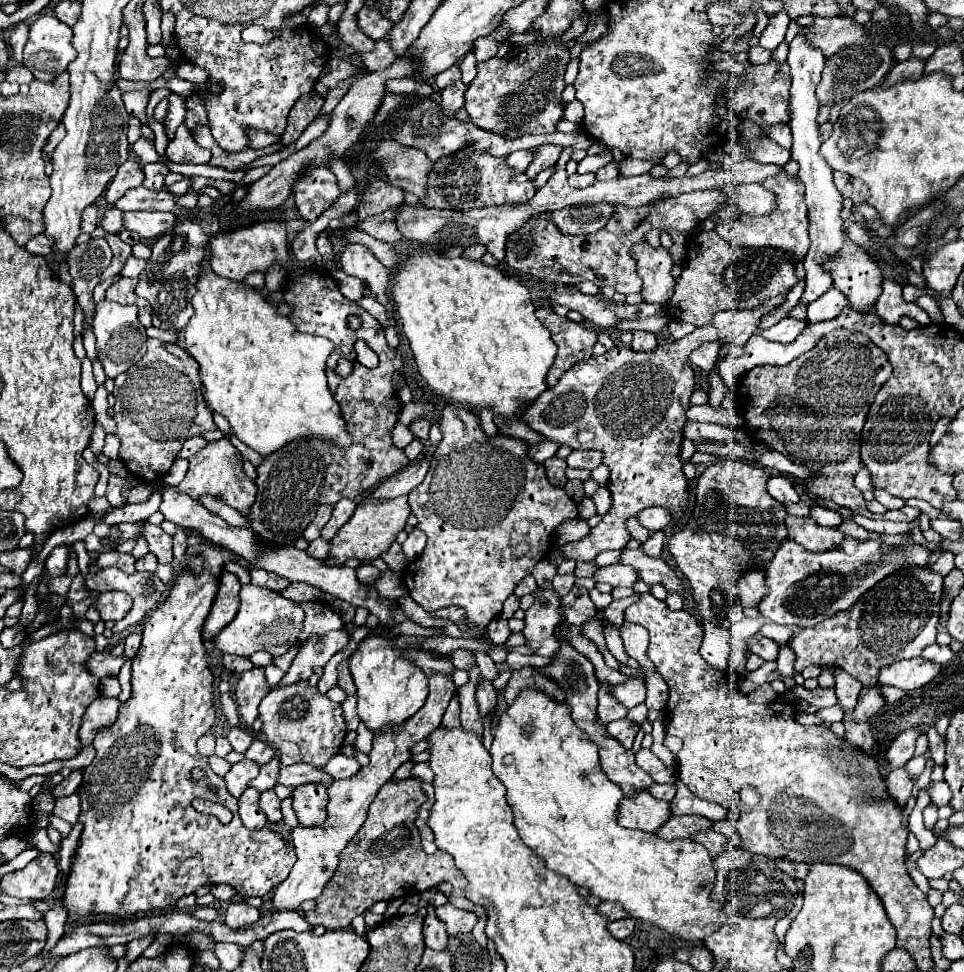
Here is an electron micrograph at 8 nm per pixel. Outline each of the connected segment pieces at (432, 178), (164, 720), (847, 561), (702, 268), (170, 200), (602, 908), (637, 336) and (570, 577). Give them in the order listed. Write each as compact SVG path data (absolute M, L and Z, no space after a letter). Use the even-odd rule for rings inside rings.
M462 147L462 151L434 161L426 183L426 199L420 199L420 205L450 211L470 211L476 207L526 203L534 197L534 191L536 187L528 181L526 173L508 167L506 157L494 159L492 155L486 155L486 151L480 153L472 147Z
M188 529L186 535L188 555L204 557L202 571L194 573L190 567L184 567L182 573L178 573L168 599L144 623L142 645L132 659L132 695L120 707L116 723L108 729L102 729L94 737L96 757L92 765L84 769L84 777L78 787L78 795L82 799L80 823L84 823L84 831L62 899L70 921L92 913L130 917L136 913L166 909L180 897L194 893L198 887L218 883L236 887L242 897L264 897L278 887L282 879L286 879L296 859L294 845L284 843L282 837L278 837L270 827L264 827L262 831L250 831L242 825L236 799L226 791L224 777L212 773L208 759L196 749L196 741L212 727L216 719L212 703L214 675L200 633L214 603L216 587L220 583L218 577L222 575L224 565L238 561L240 557L228 549L212 545L194 529ZM194 767L206 771L202 781L192 781L190 771ZM196 797L220 801L234 813L234 819L228 825L222 825L212 815L196 813L192 807L192 799Z
M872 533L870 539L854 543L852 557L814 557L810 551L798 547L794 541L786 541L776 551L774 559L766 565L766 587L770 589L768 597L758 605L758 611L774 623L780 625L798 625L798 627L814 627L828 619L830 615L836 615L838 611L850 609L858 597L868 591L868 587L874 587L878 581L882 581L886 575L892 575L894 571L900 571L902 567L930 567L930 549L922 543L916 543L912 537L904 535L876 535Z
M700 231L688 249L688 263L676 281L674 295L666 303L666 313L672 319L692 323L696 327L708 325L712 315L726 309L754 309L778 293L788 293L798 283L794 275L794 261L784 251L774 249L734 249L716 231Z
M136 187L126 191L126 195L122 195L122 199L114 203L114 207L118 207L120 211L170 211L178 217L186 217L190 211L180 209L174 199L176 195L168 191L150 191L146 187Z
M610 901L600 903L600 905L598 905L598 913L606 915L610 921L618 921L618 919L626 919L626 917L630 917L628 911L626 911L622 905L618 905L618 903L610 903Z
M634 331L634 337L632 337L632 349L634 351L652 351L656 349L658 341L654 337L654 333L648 333L648 331Z
M568 573L568 575L556 575L552 583L554 583L554 589L556 589L558 595L566 595L572 589L574 581L576 581L576 575Z

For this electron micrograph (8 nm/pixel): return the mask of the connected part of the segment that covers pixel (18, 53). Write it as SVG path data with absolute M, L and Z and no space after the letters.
M20 23L20 25L16 25L16 27L12 29L10 41L8 41L10 51L12 51L12 59L14 59L18 65L22 65L22 51L24 51L26 41L28 41L28 25L26 25L26 23Z

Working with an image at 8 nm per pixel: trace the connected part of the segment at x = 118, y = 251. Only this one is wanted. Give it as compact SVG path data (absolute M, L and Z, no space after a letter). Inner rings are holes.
M106 233L104 239L108 239L108 245L110 245L114 257L112 257L112 263L104 269L102 281L104 281L104 279L110 279L110 277L114 277L114 275L118 275L120 269L122 269L122 265L124 265L124 261L132 255L132 247L126 245L126 243L118 237L118 233Z

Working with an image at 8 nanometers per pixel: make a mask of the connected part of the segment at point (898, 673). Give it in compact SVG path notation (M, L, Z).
M914 657L908 661L896 661L888 667L882 667L878 675L878 683L912 691L930 683L940 671L942 671L942 665L930 663L928 659L922 659L922 657Z

